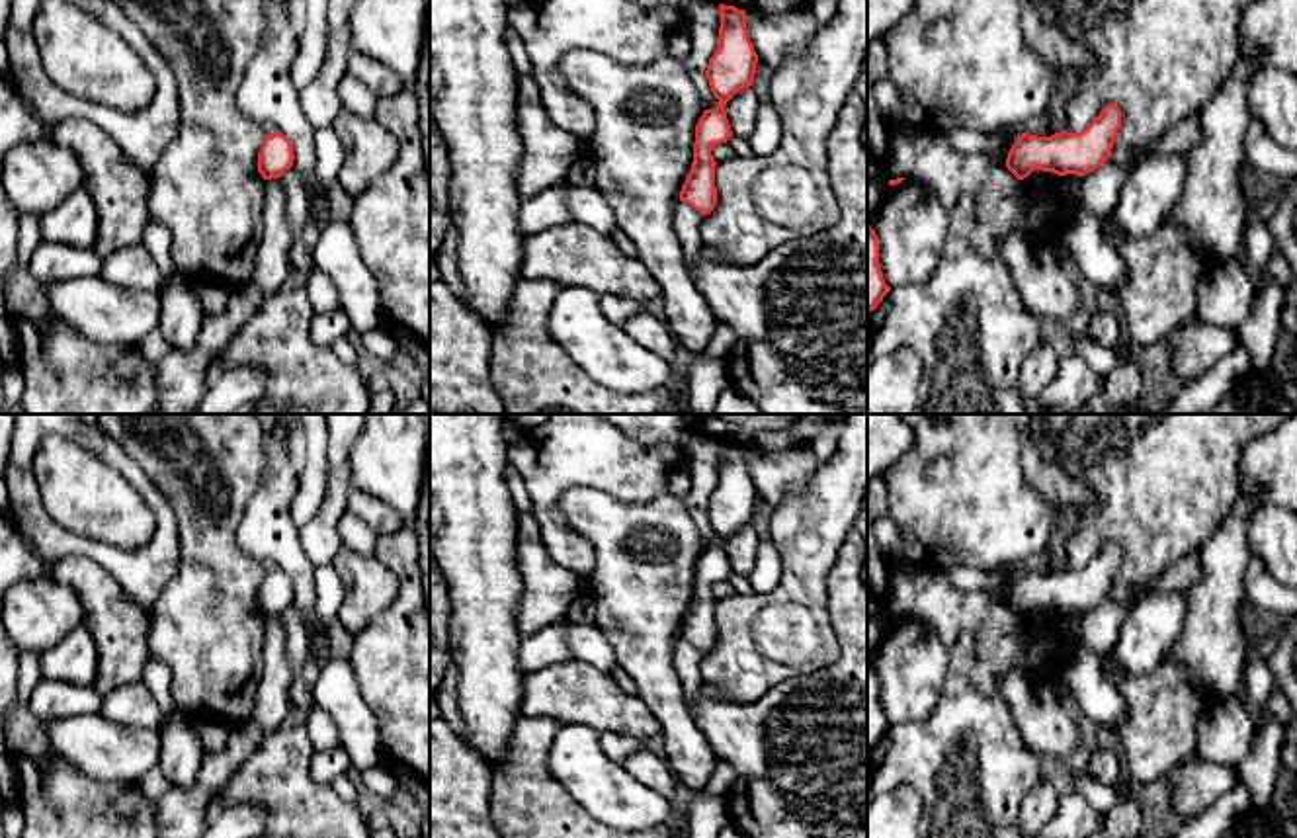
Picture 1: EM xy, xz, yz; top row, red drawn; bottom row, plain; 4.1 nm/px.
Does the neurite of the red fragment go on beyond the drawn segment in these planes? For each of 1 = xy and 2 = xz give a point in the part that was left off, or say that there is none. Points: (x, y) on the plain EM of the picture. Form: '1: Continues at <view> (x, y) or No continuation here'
1: No continuation here
2: No continuation here

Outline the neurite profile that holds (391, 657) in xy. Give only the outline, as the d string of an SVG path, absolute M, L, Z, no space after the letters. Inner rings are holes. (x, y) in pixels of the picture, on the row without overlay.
M412 524L381 533L373 555L398 580L395 602L354 637L350 664L361 697L379 719L393 762L408 768L430 789L430 615L424 604L420 543Z

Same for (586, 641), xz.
M566 623L565 633L572 658L592 662L607 674L617 666L615 652L598 625Z

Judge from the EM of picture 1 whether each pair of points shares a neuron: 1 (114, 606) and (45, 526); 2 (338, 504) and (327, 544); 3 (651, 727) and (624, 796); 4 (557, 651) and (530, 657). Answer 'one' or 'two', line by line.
1: two
2: one
3: two
4: one

